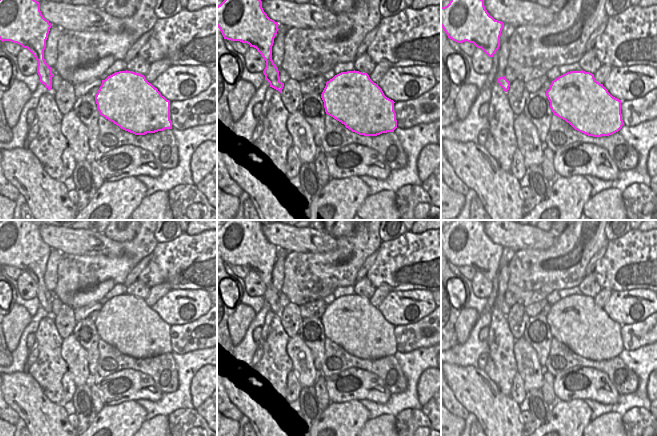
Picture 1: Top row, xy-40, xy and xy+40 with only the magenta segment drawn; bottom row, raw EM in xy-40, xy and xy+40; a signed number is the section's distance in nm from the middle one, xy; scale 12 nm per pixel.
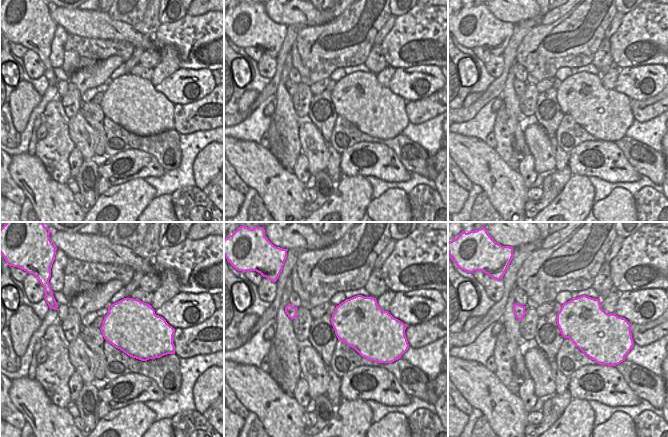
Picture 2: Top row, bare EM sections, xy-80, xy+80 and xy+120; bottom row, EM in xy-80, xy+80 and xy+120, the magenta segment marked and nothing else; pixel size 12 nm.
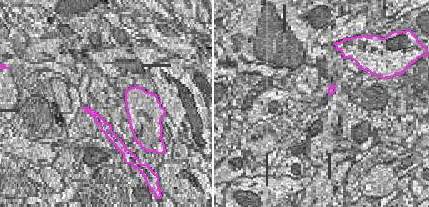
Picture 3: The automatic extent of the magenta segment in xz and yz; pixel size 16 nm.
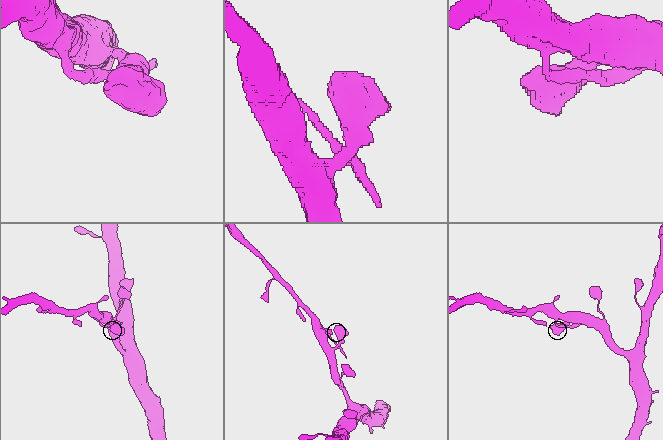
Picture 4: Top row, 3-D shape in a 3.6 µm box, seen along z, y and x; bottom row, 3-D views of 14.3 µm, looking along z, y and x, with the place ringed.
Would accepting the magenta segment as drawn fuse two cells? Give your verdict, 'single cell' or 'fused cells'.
fused cells

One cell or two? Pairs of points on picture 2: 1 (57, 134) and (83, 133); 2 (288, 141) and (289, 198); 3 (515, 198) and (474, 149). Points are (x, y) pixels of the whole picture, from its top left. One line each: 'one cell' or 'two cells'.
1: two cells
2: two cells
3: one cell

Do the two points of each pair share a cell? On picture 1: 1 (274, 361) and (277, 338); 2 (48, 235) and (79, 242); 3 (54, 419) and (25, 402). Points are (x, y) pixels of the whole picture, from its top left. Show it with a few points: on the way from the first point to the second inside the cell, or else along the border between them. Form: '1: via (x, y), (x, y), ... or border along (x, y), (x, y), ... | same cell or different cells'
1: via (274, 355), (274, 344) | same cell
2: via (56, 237), (71, 241) | same cell
3: via (47, 419), (32, 406) | same cell

